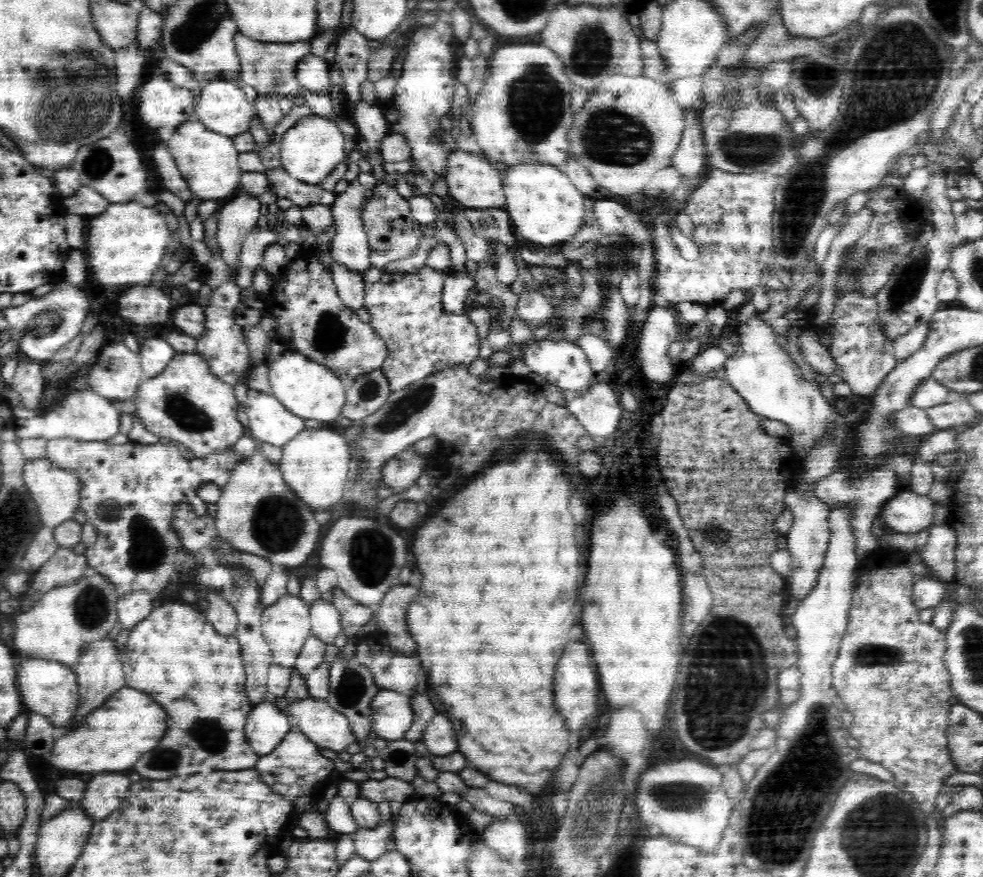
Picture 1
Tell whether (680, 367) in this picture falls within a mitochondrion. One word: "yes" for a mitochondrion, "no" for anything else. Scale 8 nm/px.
no

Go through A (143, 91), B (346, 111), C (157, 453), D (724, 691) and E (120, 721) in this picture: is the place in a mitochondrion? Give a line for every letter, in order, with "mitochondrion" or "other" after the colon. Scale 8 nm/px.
A: other
B: other
C: other
D: mitochondrion
E: other

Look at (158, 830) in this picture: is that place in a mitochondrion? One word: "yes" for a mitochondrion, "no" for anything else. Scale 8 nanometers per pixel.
no

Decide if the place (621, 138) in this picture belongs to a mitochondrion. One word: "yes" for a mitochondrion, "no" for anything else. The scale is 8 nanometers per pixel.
yes

